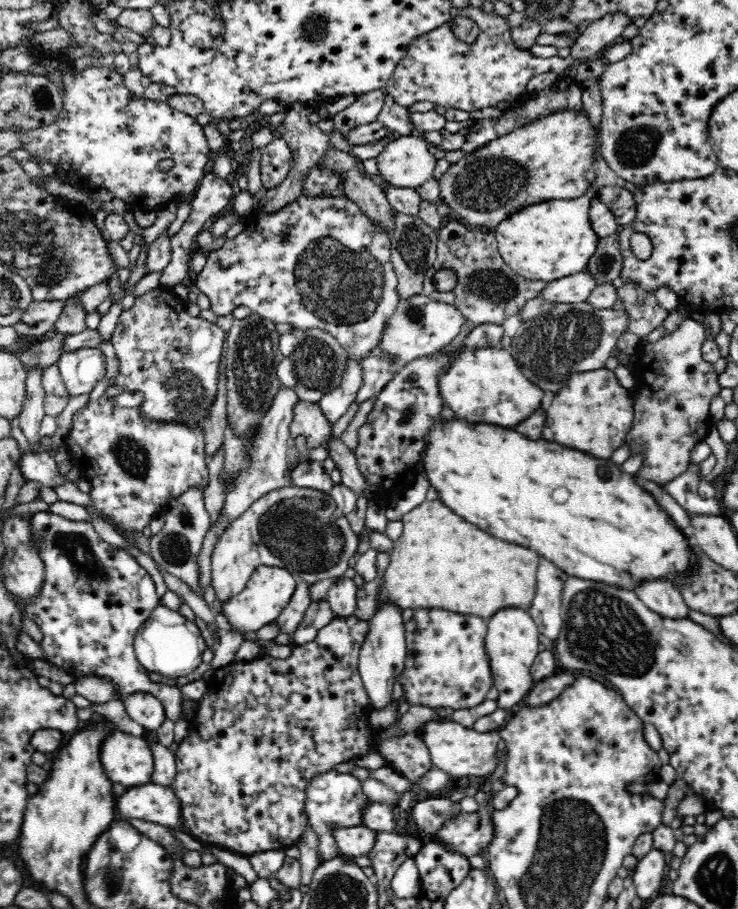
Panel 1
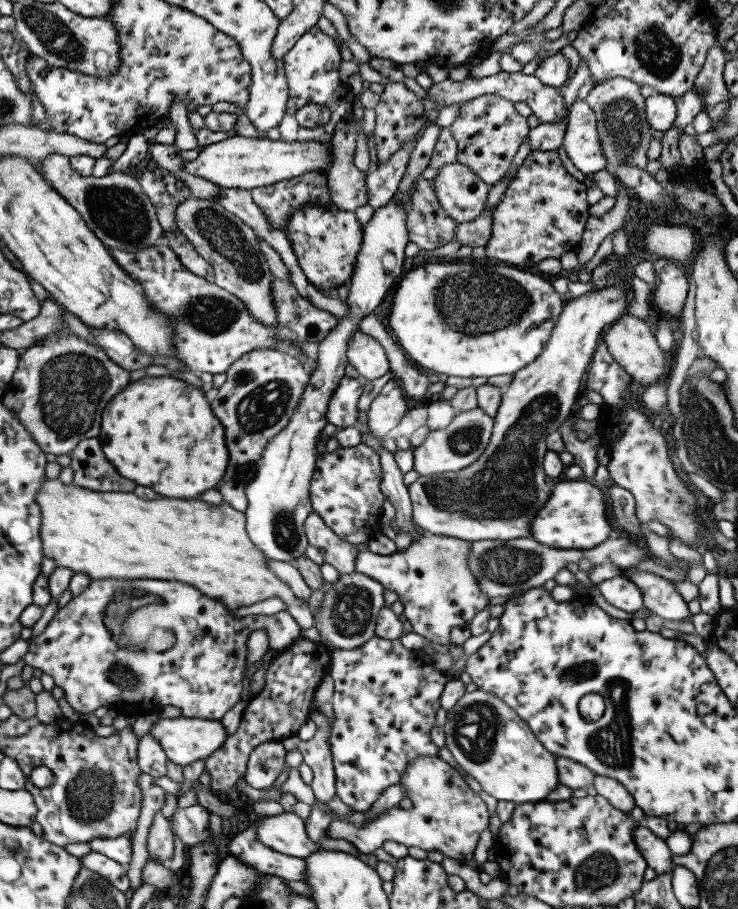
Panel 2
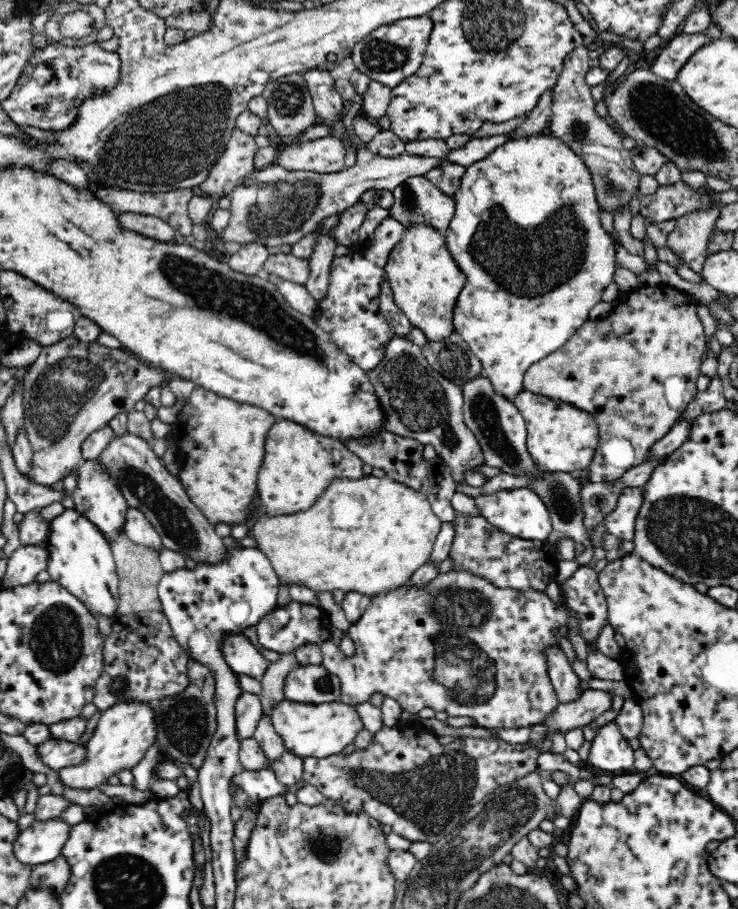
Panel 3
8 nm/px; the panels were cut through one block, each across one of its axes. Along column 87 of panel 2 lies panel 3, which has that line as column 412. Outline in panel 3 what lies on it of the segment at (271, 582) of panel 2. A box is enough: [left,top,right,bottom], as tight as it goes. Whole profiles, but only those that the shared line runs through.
[249,475,442,596]

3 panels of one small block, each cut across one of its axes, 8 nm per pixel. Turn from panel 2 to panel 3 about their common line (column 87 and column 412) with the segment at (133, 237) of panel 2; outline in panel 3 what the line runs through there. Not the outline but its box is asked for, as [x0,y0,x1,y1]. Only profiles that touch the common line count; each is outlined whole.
[389,175,455,237]

